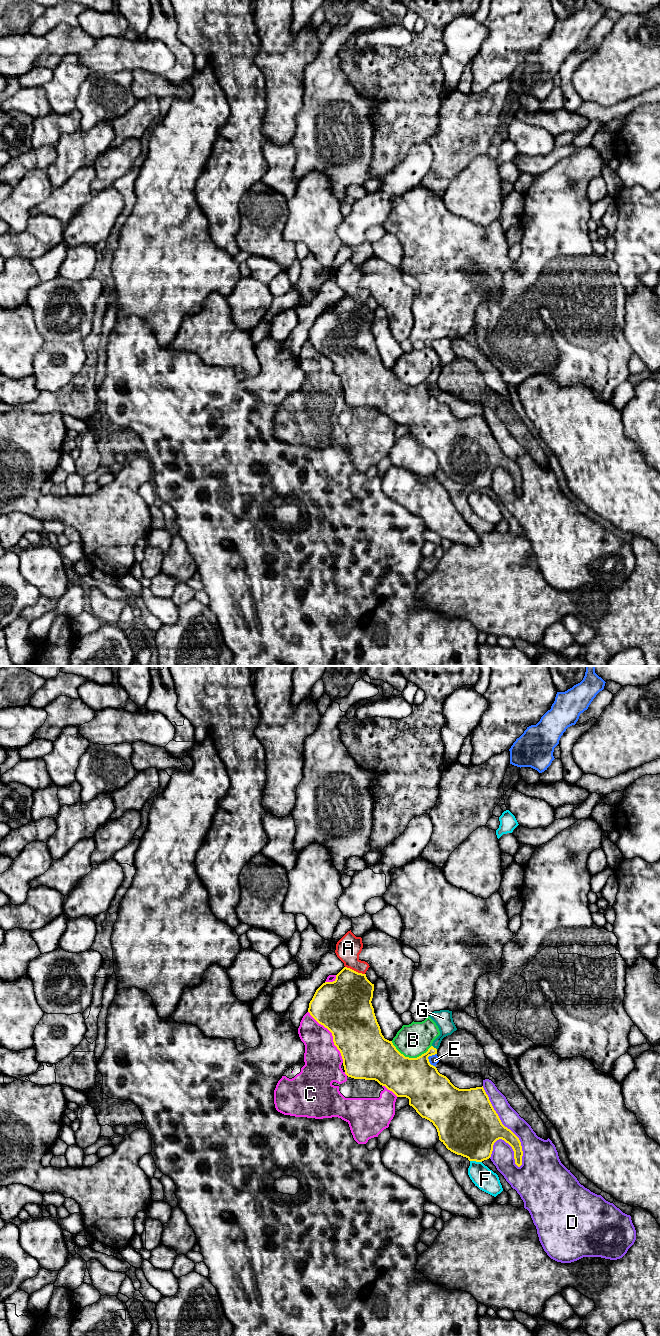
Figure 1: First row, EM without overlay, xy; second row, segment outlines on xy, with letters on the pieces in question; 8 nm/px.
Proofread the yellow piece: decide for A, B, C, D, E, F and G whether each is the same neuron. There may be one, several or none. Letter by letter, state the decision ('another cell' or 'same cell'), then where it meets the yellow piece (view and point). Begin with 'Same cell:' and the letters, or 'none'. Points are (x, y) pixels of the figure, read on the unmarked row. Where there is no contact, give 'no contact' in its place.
Same cell: G
A: another cell | xy (355, 299)
B: another cell | xy (410, 386)
C: another cell | xy (332, 363)
D: another cell | xy (506, 455)
E: another cell | xy (428, 387)
F: another cell | xy (476, 489)
G: same cell | xy (433, 375)

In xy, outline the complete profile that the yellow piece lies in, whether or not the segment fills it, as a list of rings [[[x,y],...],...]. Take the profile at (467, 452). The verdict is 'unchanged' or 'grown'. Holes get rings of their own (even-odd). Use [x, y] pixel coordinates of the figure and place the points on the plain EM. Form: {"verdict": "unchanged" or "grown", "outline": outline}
{"verdict": "grown", "outline": [[[344,295],[336,303],[336,307],[333,310],[325,310],[316,318],[309,331],[308,340],[310,343],[332,361],[334,373],[340,379],[343,387],[345,402],[354,407],[375,408],[380,413],[392,419],[397,425],[408,426],[409,433],[422,446],[433,451],[437,457],[439,468],[451,480],[466,485],[469,489],[482,490],[491,485],[494,471],[502,467],[512,475],[515,492],[520,495],[523,484],[521,470],[510,457],[502,452],[483,414],[459,417],[446,404],[440,402],[437,396],[429,390],[428,385],[437,382],[437,377],[442,367],[457,358],[453,350],[452,339],[440,338],[432,340],[429,345],[438,354],[440,363],[433,369],[432,374],[426,381],[417,386],[405,385],[396,377],[392,369],[385,367],[381,361],[371,331],[373,319],[374,312],[367,307],[366,302],[358,301],[350,296]]]}

